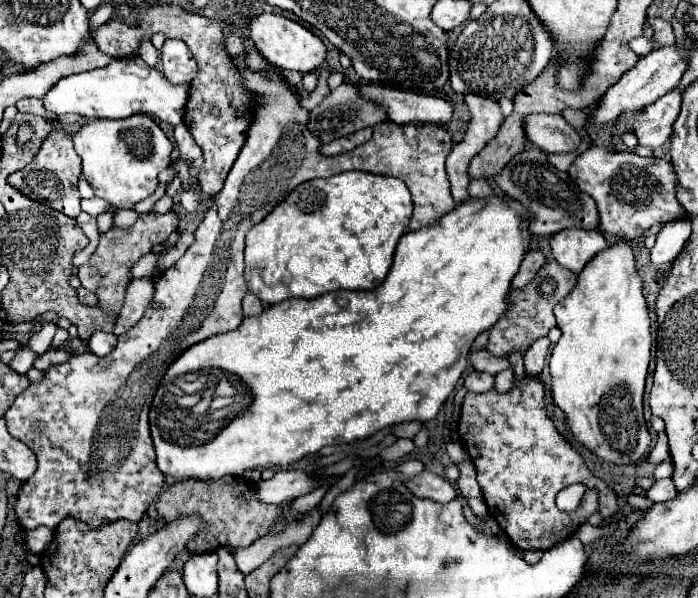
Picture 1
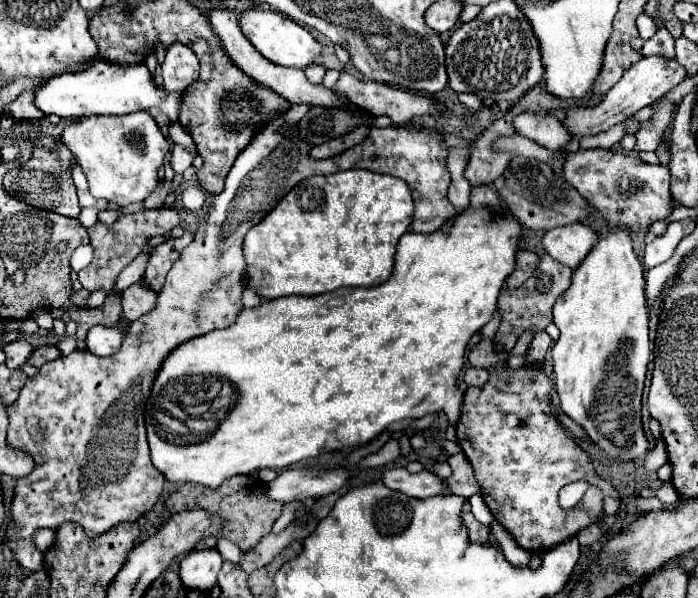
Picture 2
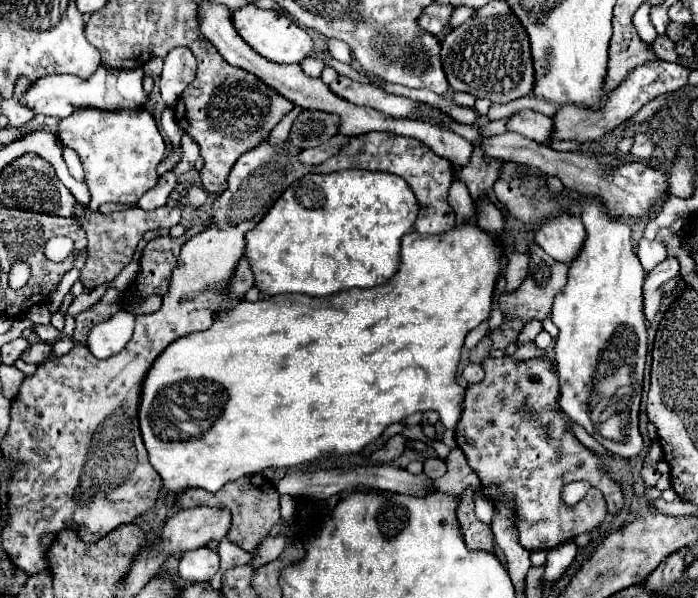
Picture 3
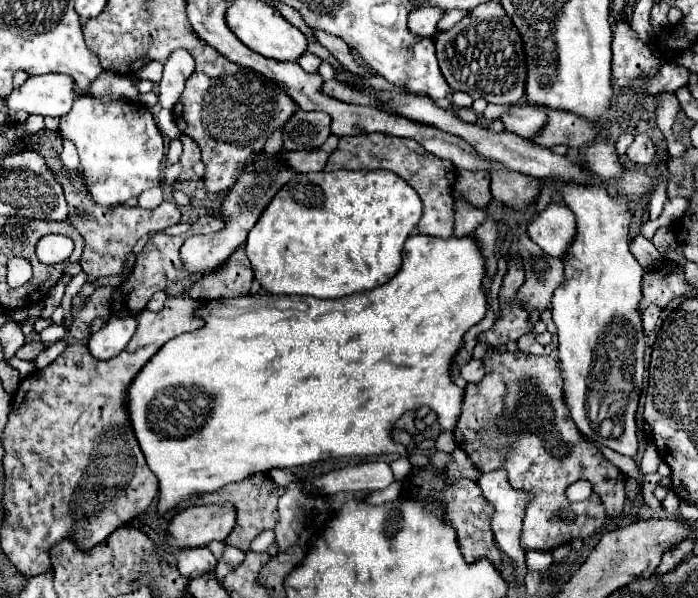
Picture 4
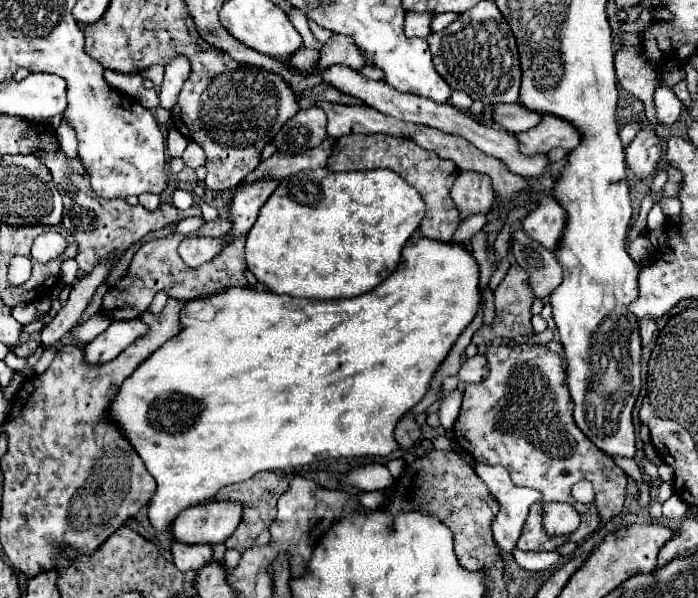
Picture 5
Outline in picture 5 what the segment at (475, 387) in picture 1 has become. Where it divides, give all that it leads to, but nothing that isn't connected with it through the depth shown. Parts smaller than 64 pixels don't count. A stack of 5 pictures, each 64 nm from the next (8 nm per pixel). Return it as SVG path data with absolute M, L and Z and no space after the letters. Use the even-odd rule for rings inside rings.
M476 354L474 358L466 358L466 362L460 366L460 372L449 378L449 385L457 386L458 382L482 382L488 376L488 360L482 354Z

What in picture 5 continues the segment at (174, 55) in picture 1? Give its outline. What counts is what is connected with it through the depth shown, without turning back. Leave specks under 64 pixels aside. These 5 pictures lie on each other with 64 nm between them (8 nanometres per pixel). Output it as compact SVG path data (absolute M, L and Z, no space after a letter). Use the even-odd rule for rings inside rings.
M176 56L170 64L166 64L164 82L160 86L160 106L172 108L178 100L178 94L182 90L182 84L190 76L190 62L184 56Z

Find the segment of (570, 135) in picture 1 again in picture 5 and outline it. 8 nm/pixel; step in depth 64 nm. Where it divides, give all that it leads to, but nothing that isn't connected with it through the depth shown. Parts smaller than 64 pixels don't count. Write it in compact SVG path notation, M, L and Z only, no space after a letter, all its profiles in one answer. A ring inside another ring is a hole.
M514 102L514 104L494 104L494 108L492 108L492 120L498 122L510 134L534 128L540 122L540 118L542 118L542 114L520 108L518 102Z

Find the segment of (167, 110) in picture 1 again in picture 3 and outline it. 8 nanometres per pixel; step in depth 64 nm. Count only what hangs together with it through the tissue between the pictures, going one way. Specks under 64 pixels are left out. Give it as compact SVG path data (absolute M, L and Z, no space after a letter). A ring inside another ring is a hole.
M98 68L90 80L80 80L78 76L70 74L48 74L30 84L30 88L22 94L20 102L26 104L36 114L66 118L76 108L92 106L100 110L118 110L118 108L140 108L148 102L148 94L142 90L144 74L140 68L136 70L112 70L112 68Z

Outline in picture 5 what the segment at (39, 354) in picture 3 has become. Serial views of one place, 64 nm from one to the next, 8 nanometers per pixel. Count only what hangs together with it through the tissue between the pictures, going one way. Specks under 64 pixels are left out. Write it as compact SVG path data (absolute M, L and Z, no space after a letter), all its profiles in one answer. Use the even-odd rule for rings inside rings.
M24 340L24 342L20 342L16 348L14 348L14 354L18 356L18 358L28 358L34 350L38 348L38 342L36 340Z

